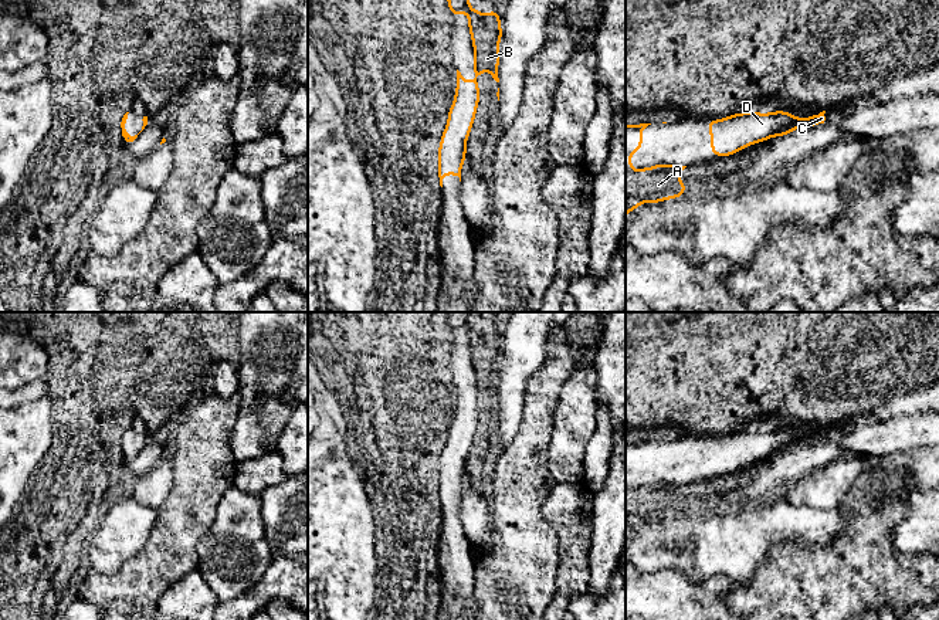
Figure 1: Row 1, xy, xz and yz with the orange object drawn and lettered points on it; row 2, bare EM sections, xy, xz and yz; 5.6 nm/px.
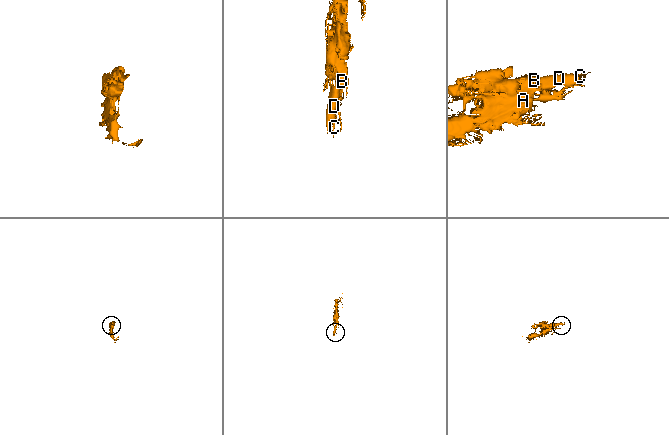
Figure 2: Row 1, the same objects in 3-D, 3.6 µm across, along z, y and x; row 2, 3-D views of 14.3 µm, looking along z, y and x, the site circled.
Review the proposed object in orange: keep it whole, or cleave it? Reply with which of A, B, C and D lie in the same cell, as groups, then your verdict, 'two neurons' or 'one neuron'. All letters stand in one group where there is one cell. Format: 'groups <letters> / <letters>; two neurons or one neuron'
groups A B C D; one neuron

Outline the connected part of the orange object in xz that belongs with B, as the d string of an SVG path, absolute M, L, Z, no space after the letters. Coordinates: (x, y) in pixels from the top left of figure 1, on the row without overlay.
M445 312L448 319L448 329L454 333L468 332L468 345L474 363L474 399L467 400L461 390L457 387L457 407L454 413L452 423L448 428L447 444L443 450L440 465L438 465L438 495L440 504L443 505L443 497L445 494L458 494L461 499L461 489L464 478L467 477L467 457L471 451L474 443L474 436L477 433L477 426L479 421L479 404L478 394L484 389L489 389L492 396L499 400L498 383L499 383L499 365L502 356L501 336L496 326L491 331L478 331L477 326L470 325L470 312Z

